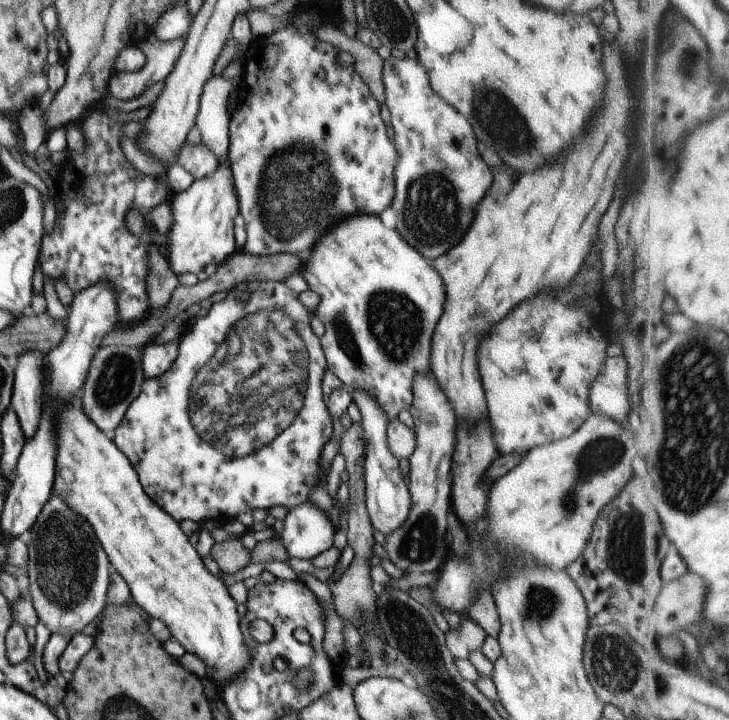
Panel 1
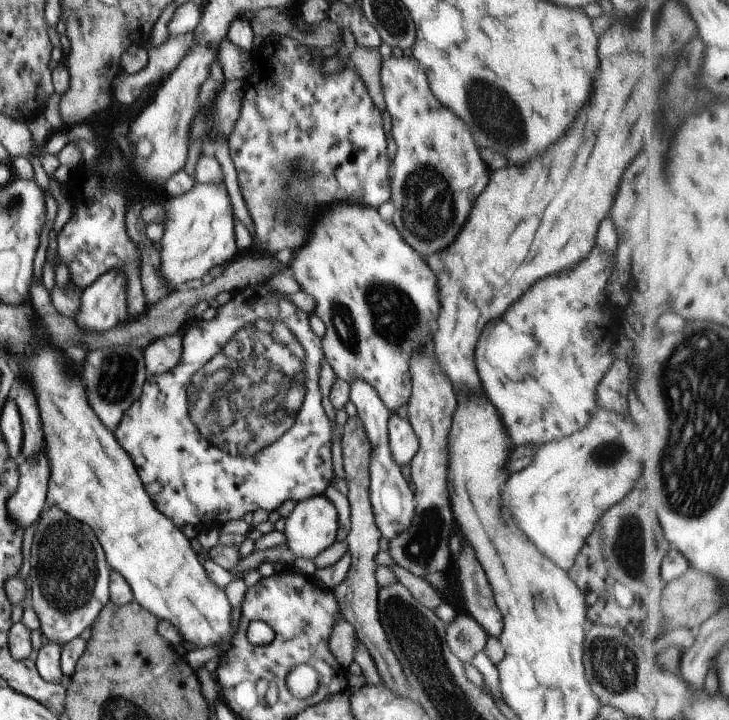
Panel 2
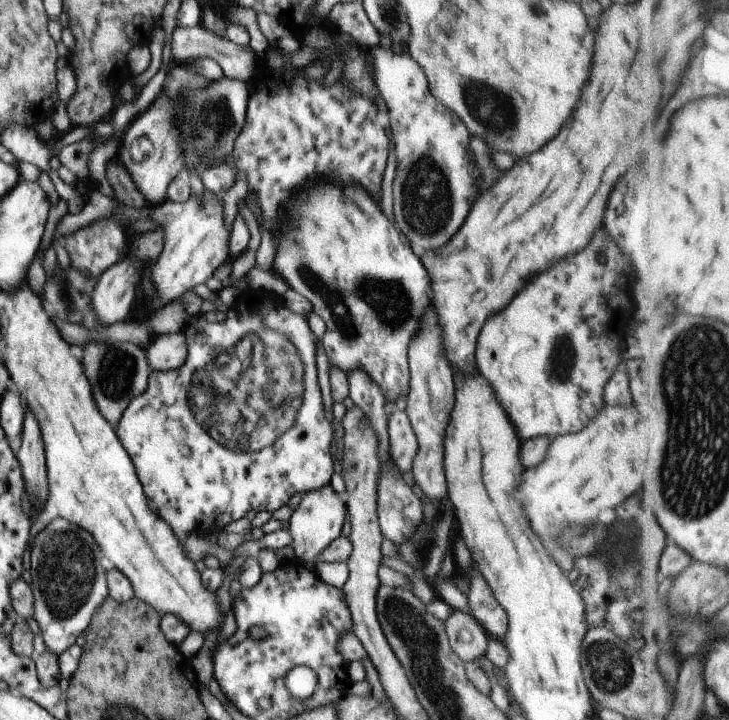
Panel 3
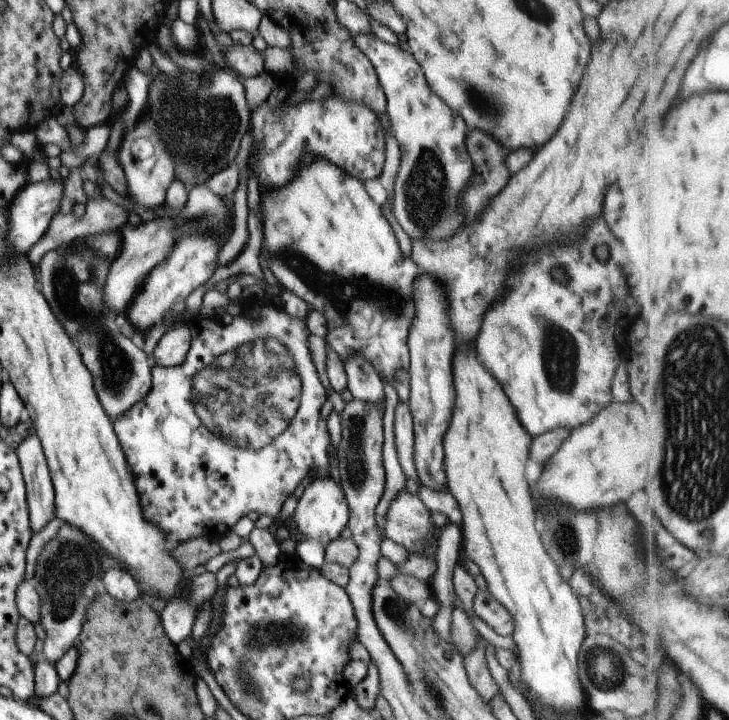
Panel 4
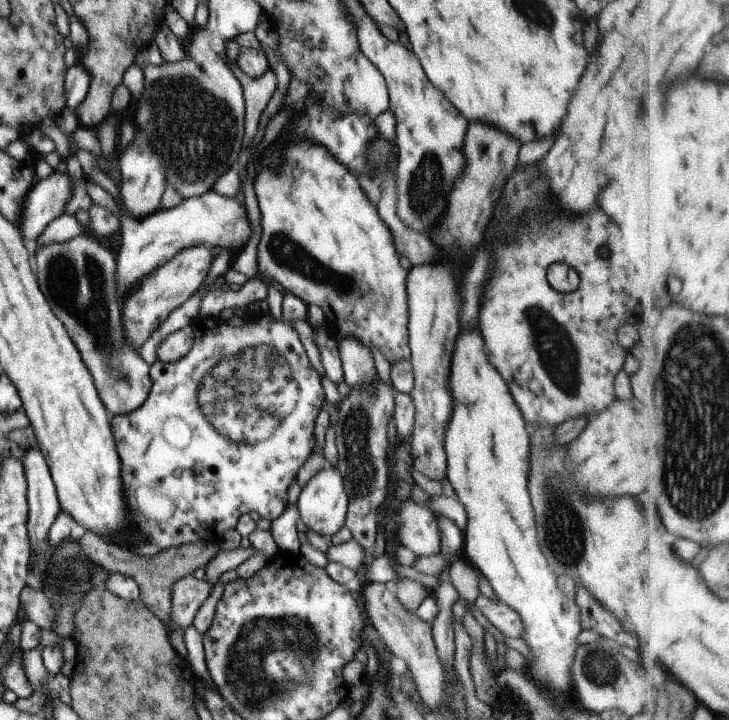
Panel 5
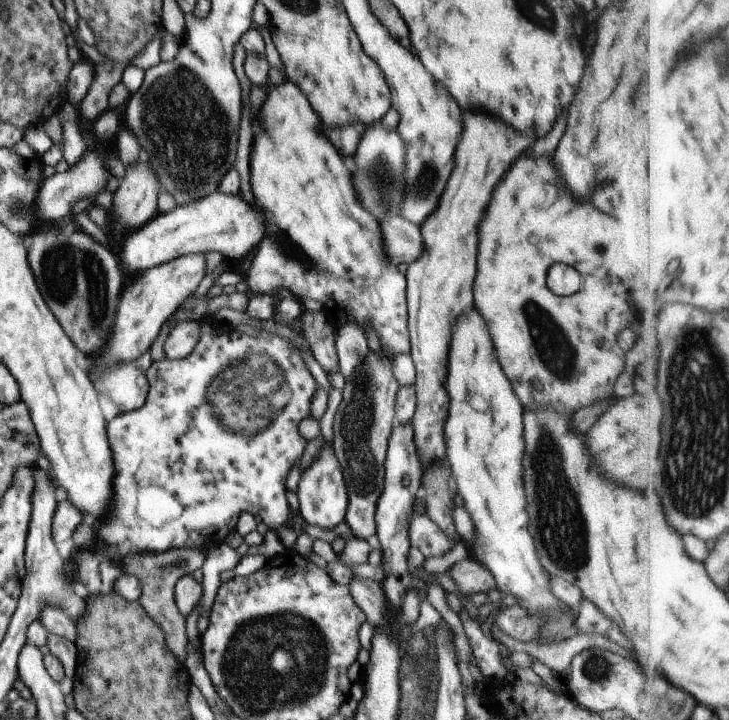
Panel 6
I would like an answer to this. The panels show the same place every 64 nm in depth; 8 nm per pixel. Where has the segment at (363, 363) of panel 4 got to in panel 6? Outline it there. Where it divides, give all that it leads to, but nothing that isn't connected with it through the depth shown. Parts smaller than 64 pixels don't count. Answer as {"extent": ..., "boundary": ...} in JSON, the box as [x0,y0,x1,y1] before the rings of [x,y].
{"extent":[332,321,369,379],"boundary":[[[344,321],[332,335],[338,371],[345,379],[349,378],[357,363],[360,363],[364,354],[369,351],[364,332],[356,322]]]}

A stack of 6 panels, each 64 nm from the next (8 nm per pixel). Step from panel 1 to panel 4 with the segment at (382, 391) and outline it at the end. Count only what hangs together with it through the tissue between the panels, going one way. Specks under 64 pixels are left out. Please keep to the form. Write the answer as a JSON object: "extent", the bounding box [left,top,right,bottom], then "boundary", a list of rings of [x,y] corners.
{"extent":[259,156,419,384],"boundary":[[[311,156],[301,158],[301,166],[297,168],[297,178],[293,178],[293,182],[289,182],[289,186],[281,186],[277,190],[267,190],[267,192],[261,192],[259,196],[261,196],[259,204],[261,204],[261,214],[263,214],[262,249],[260,253],[263,254],[265,262],[268,263],[267,268],[277,279],[281,290],[292,291],[294,295],[304,300],[310,309],[315,309],[323,314],[326,320],[326,335],[323,340],[325,344],[330,346],[330,349],[337,353],[342,362],[353,353],[361,353],[362,357],[365,357],[366,361],[373,365],[374,371],[378,372],[380,380],[386,378],[392,384],[395,370],[398,368],[407,369],[410,361],[406,340],[409,322],[413,316],[413,304],[411,304],[409,294],[411,294],[411,282],[417,276],[419,268],[409,258],[401,256],[393,230],[381,214],[379,206],[375,206],[373,200],[365,194],[365,190],[357,178],[349,178],[342,168],[331,166],[331,162],[325,162],[323,158],[311,158]]]}

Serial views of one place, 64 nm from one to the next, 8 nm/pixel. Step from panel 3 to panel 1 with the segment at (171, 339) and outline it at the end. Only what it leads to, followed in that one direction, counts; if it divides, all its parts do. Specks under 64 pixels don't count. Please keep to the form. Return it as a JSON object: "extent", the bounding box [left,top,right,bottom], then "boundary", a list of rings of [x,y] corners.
{"extent":[141,339,178,380],"boundary":[[[177,339],[162,344],[153,340],[143,346],[141,353],[142,374],[145,380],[155,380],[173,364],[178,353]]]}

